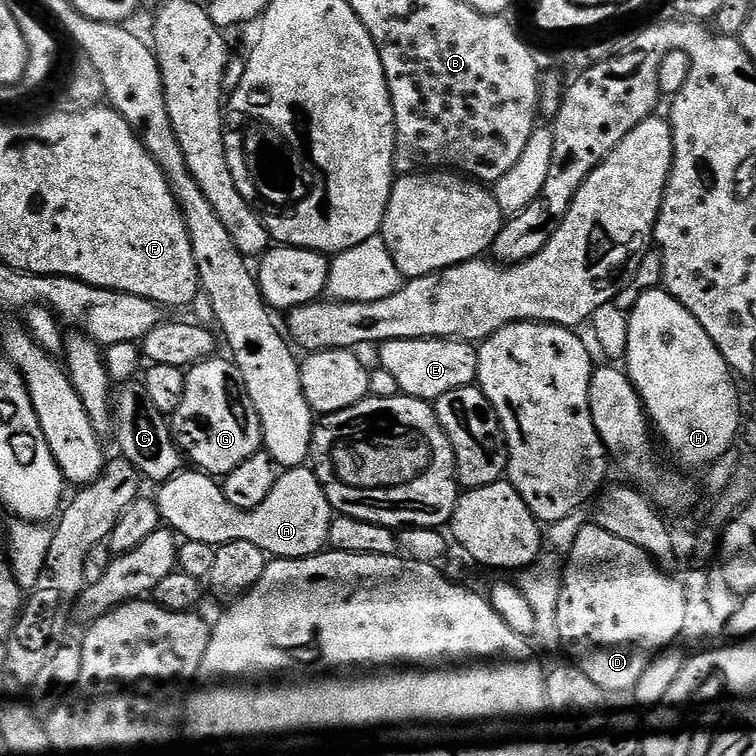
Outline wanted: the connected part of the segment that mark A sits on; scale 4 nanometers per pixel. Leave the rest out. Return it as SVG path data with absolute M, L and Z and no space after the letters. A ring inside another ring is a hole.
M308 466L285 469L277 477L274 488L270 490L261 506L248 511L234 506L226 498L223 487L215 477L194 468L182 470L178 475L172 476L157 489L157 492L155 501L161 521L184 540L202 542L215 548L225 545L226 542L251 542L263 550L265 555L287 560L314 556L327 547L334 509L326 498L323 486L318 482L315 469Z

